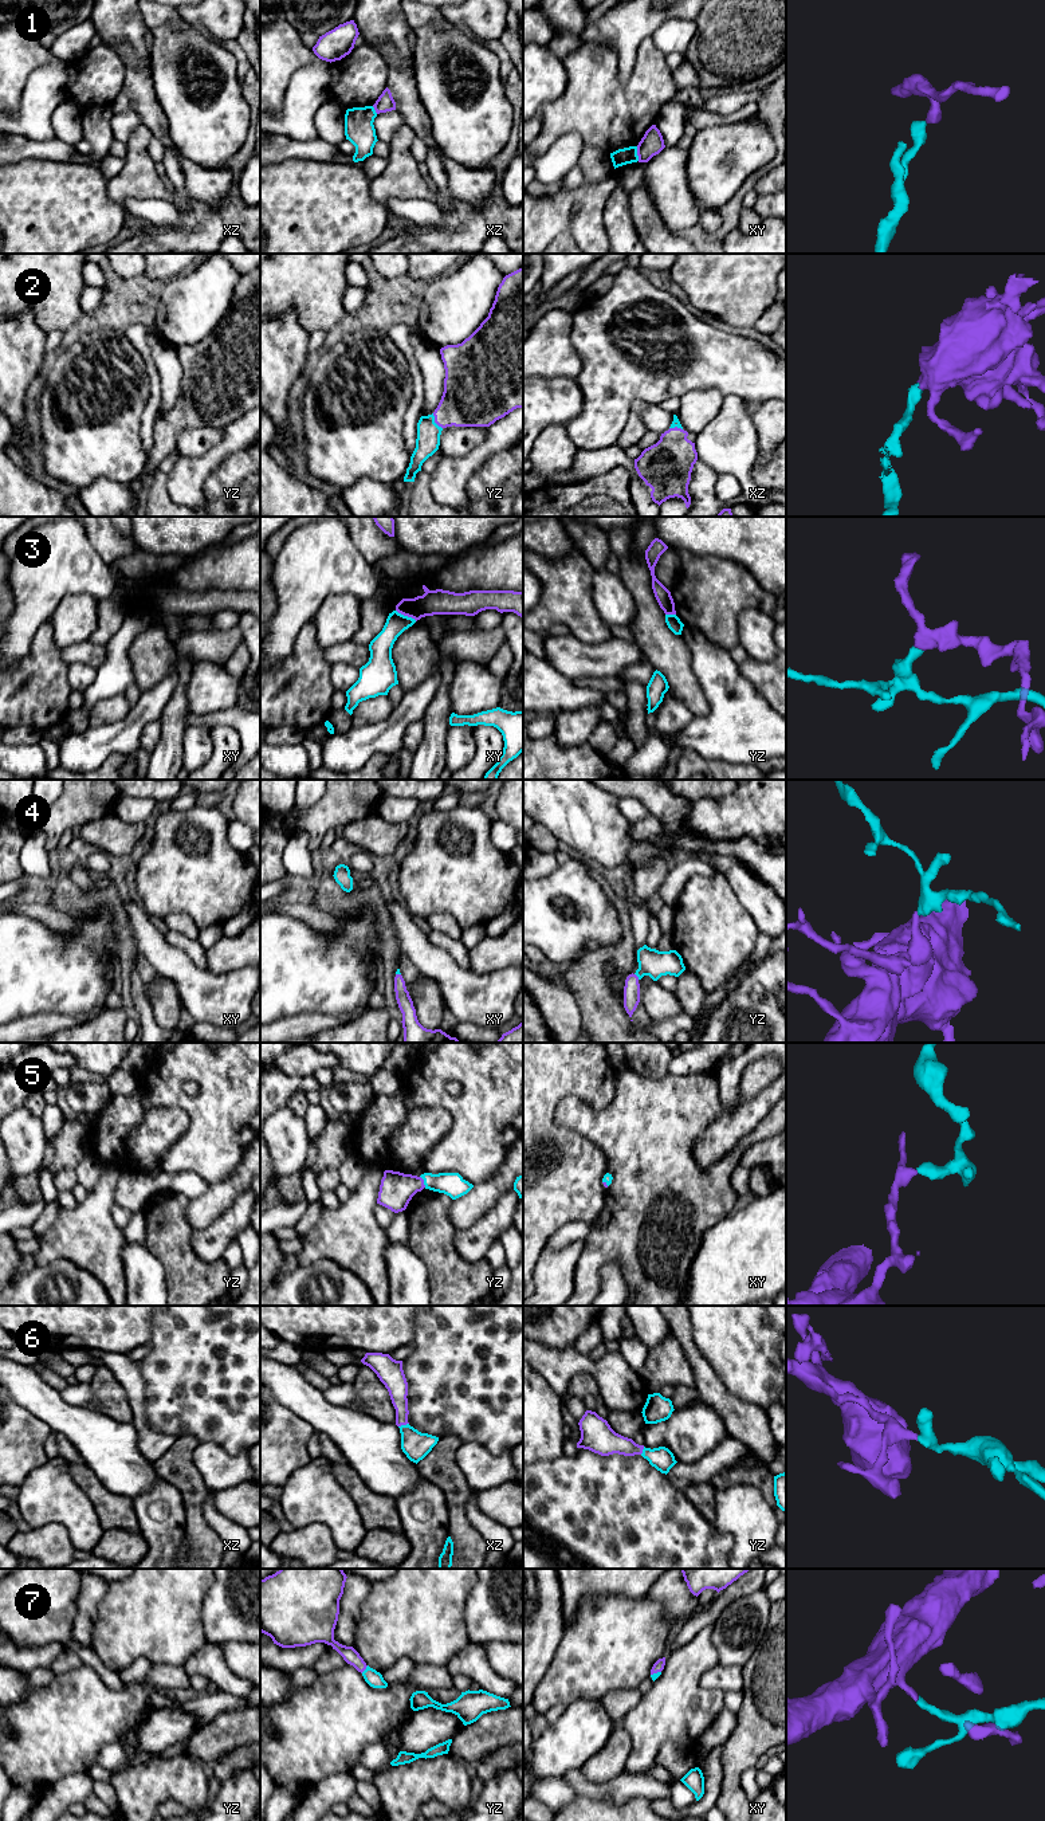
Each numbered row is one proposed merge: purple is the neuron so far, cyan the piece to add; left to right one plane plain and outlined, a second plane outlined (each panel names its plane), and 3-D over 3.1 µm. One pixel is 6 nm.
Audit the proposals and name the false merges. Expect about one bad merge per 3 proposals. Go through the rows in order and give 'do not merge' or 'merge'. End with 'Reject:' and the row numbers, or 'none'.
1: do not merge
2: merge
3: do not merge
4: merge
5: merge
6: merge
7: merge
Reject: 1, 3

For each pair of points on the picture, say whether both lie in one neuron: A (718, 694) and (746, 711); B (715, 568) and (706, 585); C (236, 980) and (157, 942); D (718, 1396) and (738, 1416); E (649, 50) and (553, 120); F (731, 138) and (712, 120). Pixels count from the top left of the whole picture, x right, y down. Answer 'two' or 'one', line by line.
A: one
B: one
C: one
D: one
E: one
F: two

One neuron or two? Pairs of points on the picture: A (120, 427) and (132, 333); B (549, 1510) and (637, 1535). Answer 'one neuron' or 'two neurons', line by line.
A: two neurons
B: one neuron

